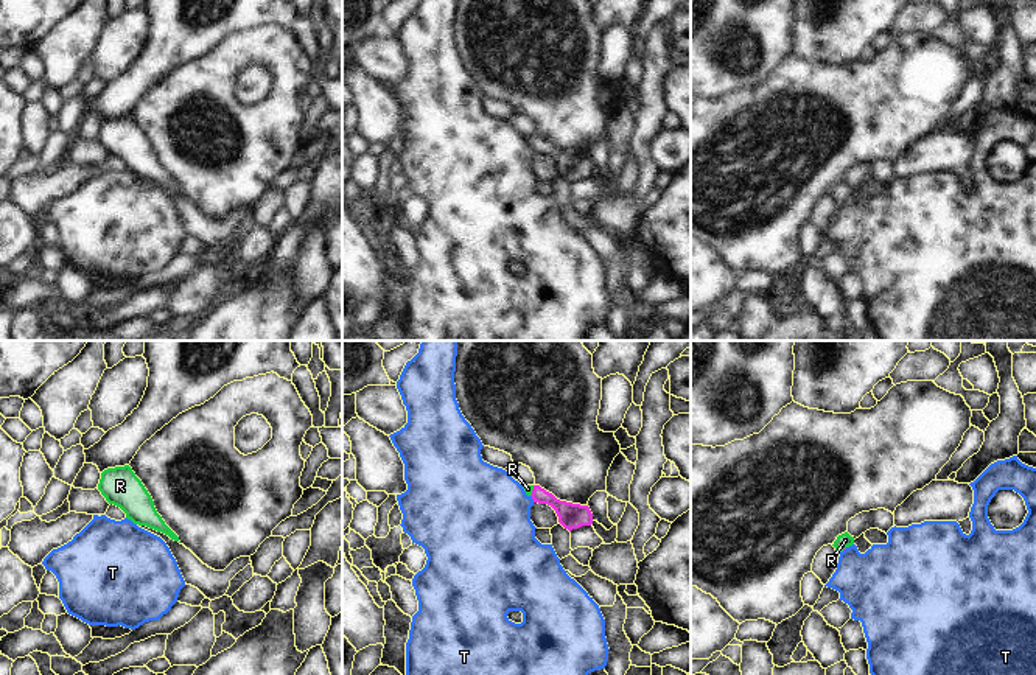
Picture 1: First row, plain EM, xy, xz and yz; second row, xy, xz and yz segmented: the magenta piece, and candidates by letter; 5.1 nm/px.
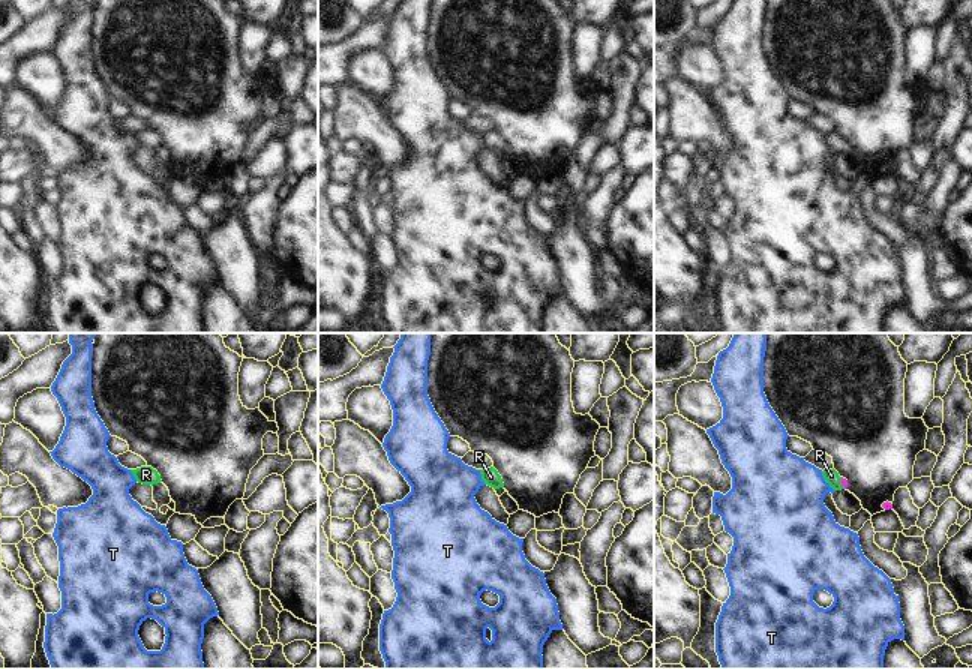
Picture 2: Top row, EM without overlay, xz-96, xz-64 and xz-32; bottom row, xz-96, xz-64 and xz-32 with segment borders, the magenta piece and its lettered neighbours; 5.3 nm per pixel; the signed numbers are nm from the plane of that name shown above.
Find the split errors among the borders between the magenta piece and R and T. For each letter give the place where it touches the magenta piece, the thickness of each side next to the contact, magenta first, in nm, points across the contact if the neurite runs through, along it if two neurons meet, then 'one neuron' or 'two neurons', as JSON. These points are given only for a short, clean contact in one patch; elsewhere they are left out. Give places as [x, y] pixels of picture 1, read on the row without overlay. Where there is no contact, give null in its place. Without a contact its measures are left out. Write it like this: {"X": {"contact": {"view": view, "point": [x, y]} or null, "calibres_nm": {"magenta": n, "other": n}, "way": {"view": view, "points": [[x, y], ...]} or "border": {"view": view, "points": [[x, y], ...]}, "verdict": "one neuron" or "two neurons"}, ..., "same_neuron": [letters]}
{"R": {"contact": {"view": "xz", "point": [532, 142]}, "calibres_nm": {"magenta": 130, "other": 50}, "way": {"view": "xz", "points": [[570, 167], [551, 151], [532, 142], [528, 140]]}, "verdict": "one neuron"}, "T": {"contact": {"view": "xz", "point": [532, 150]}, "calibres_nm": {"magenta": 130, "other": 440}, "verdict": "two neurons"}, "same_neuron": ["R"]}

